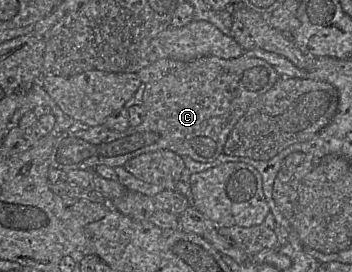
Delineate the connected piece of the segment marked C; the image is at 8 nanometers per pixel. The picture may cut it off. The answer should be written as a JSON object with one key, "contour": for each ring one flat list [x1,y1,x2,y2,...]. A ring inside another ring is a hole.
{"contour":[[241,55,223,59,217,56,202,56,192,61,168,58,157,59,137,72,145,85,142,106,145,110,143,121,125,131,111,130,104,124,77,132,64,131,57,134,50,156,50,167,66,172,74,169,93,170,98,165,112,168,123,166,129,159,146,152,170,150,180,156,189,156,198,162,212,162,223,151,231,130,244,115,250,104,270,90,280,78,278,72,266,61]]}

